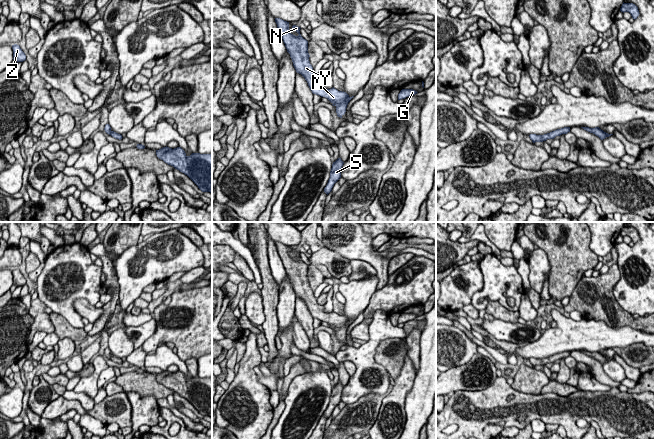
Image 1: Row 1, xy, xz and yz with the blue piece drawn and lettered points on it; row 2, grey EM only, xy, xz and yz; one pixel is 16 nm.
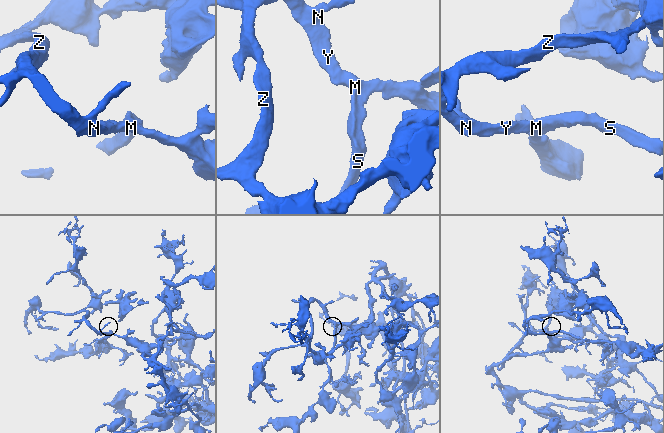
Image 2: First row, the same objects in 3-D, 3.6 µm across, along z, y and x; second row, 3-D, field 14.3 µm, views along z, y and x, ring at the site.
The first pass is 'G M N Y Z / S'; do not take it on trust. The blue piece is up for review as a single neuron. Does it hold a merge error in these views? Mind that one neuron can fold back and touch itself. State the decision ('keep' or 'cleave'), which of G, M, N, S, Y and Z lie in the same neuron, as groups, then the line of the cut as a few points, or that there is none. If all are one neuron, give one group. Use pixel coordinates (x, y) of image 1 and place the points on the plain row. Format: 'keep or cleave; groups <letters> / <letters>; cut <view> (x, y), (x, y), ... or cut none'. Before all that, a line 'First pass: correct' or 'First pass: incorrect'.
First pass: incorrect
keep; groups G M N S Y Z; cut none

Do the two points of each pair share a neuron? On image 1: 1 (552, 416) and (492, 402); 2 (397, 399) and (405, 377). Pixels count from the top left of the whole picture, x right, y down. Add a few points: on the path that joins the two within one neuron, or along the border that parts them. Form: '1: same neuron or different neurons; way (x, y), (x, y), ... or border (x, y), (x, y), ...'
1: same neuron; way (537, 413), (507, 410)
2: same neuron; way (398, 394), (404, 382)

